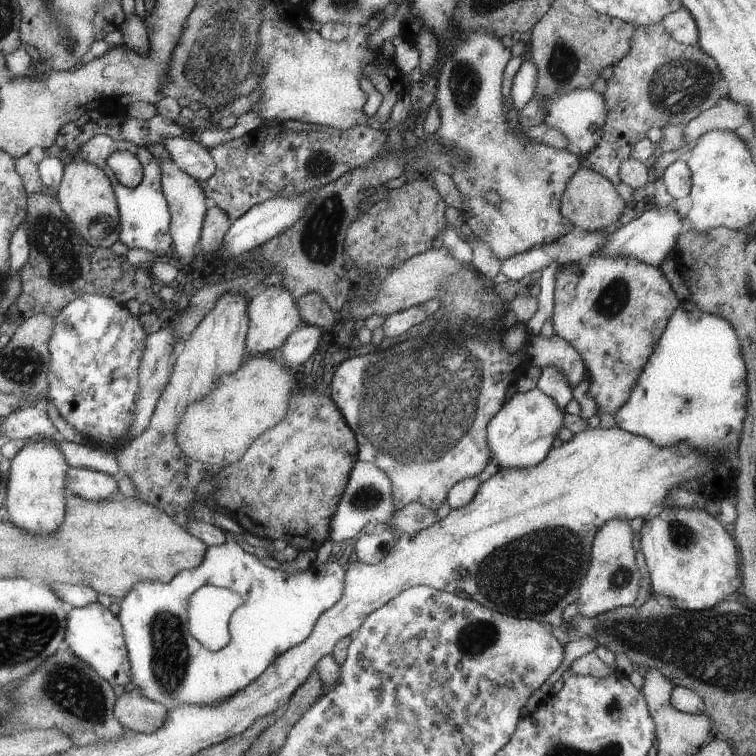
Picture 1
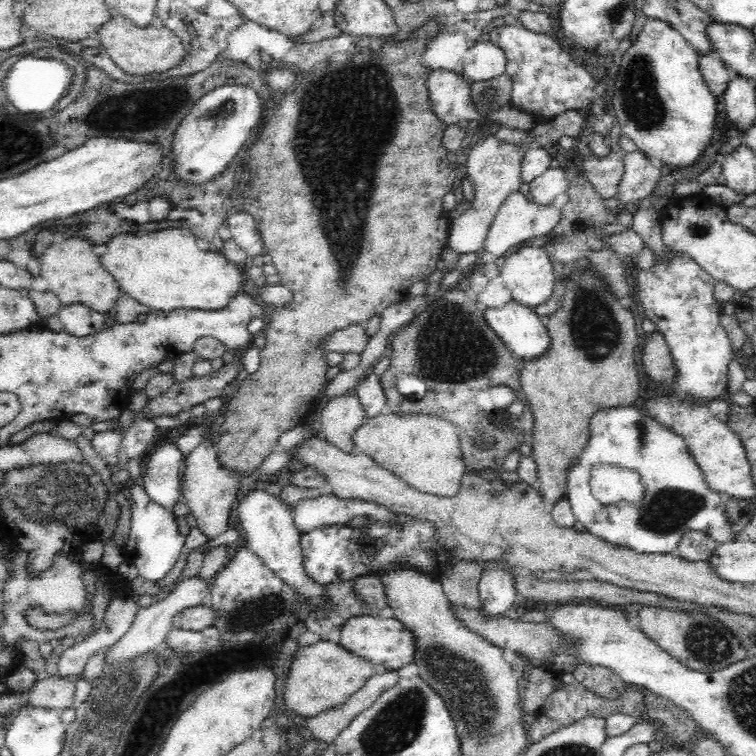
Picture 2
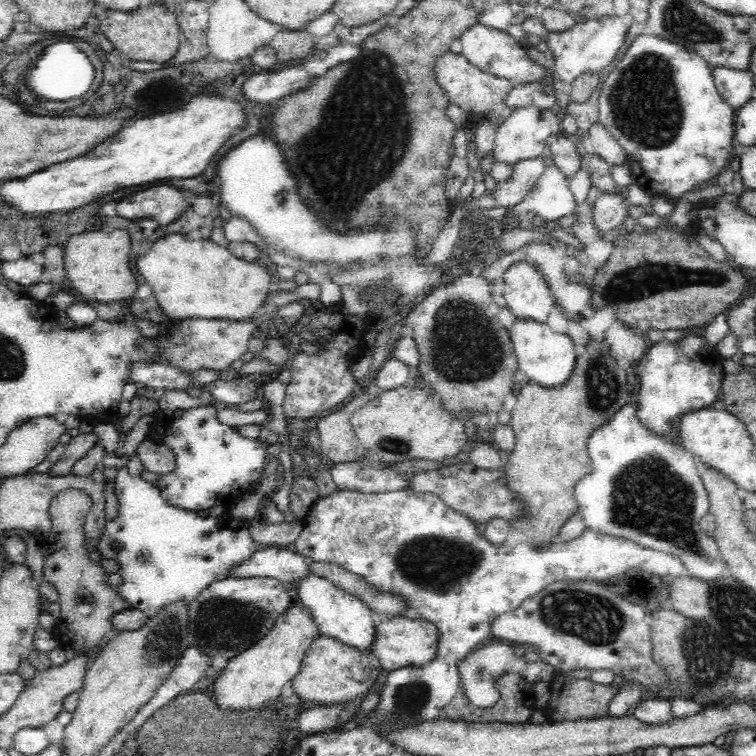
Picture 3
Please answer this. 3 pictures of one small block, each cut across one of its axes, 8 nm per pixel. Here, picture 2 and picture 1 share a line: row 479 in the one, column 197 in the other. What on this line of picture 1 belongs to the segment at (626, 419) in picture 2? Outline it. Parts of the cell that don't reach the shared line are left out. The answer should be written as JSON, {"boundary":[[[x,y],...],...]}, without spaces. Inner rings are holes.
{"boundary":[[[224,531],[225,542],[208,546],[202,564],[192,569],[183,569],[169,582],[147,580],[138,582],[125,597],[119,600],[118,619],[122,624],[126,648],[130,659],[130,681],[135,689],[148,699],[163,704],[170,711],[179,705],[211,705],[226,701],[235,693],[249,686],[269,668],[271,662],[292,646],[305,641],[314,630],[318,618],[342,597],[346,571],[333,558],[326,562],[311,562],[305,570],[287,574],[283,570],[264,566],[254,555],[244,552],[233,540],[232,533]],[[211,584],[229,588],[244,598],[243,604],[229,617],[229,644],[217,652],[205,650],[195,638],[187,634],[187,599],[200,586]]]}

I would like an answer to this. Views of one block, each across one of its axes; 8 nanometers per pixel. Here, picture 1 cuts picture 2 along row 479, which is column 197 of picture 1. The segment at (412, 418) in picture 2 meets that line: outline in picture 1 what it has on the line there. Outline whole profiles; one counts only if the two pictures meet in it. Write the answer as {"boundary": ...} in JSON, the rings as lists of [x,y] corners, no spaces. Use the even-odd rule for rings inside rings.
{"boundary":[[[255,355],[247,362],[243,362],[243,366],[239,366],[237,372],[222,377],[215,390],[207,394],[207,398],[203,398],[201,402],[193,402],[190,408],[186,409],[176,431],[176,441],[188,459],[208,465],[211,469],[227,466],[229,462],[237,462],[241,454],[251,446],[251,442],[255,442],[269,426],[277,424],[288,413],[289,382],[293,384],[293,378],[289,380],[289,374],[277,364],[277,361],[265,358],[265,355]]]}

